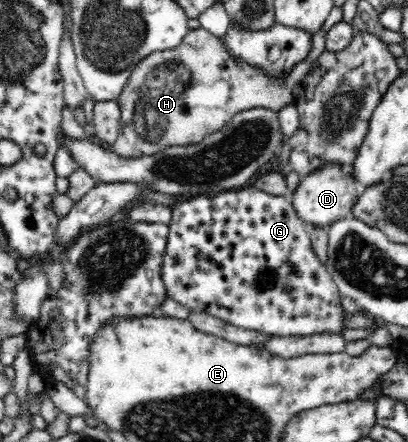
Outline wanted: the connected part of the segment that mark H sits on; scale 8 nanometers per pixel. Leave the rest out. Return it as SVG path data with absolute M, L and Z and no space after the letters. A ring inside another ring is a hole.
M202 27L190 30L180 46L167 51L155 52L132 67L130 79L116 100L120 107L122 128L118 139L113 143L115 154L123 158L136 159L154 155L170 147L200 143L215 131L222 130L236 113L254 107L272 109L277 113L290 104L294 87L308 75L320 55L327 51L325 35L320 29L316 35L312 36L312 47L310 47L306 59L294 66L292 74L286 80L278 80L278 78L266 78L262 72L254 70L254 67L248 66L246 63L236 65L233 59L234 54L228 53L222 47L222 40L224 38L216 37Z

